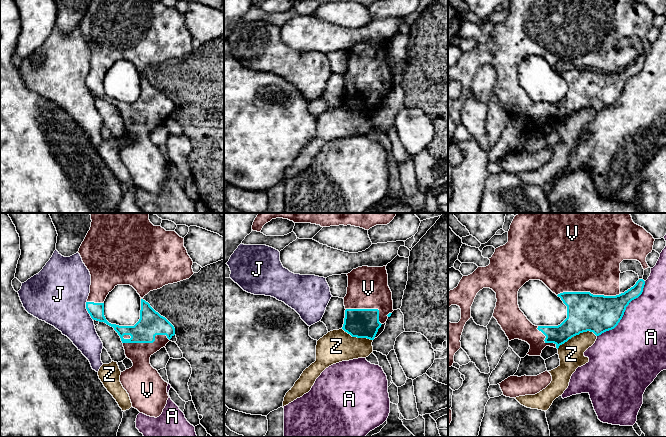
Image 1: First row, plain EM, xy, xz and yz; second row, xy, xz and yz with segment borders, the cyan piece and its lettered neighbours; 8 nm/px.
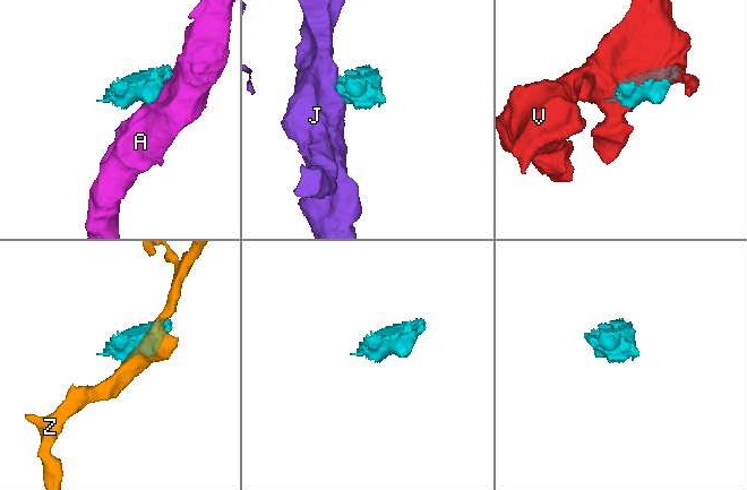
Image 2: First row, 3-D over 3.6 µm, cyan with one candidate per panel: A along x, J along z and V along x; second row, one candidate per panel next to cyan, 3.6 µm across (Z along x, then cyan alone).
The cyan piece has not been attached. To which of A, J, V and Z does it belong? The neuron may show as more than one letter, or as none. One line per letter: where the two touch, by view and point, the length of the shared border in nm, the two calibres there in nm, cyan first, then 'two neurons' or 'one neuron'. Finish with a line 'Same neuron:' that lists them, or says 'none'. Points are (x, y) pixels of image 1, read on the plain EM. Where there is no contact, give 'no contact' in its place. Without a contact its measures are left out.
A: meets cyan in yz at (624, 87); contact 600 nm long; 300 nm thick on the cyan side, 420 nm on the other; two neurons
J: meets cyan in xy at (87, 86); contact 160 nm long; 130 nm thick on the cyan side, 440 nm on the other; two neurons
V: meets cyan in yz at (589, 68); contact 500 nm long; 300 nm thick on the cyan side, 500 nm on the other; one neuron
Z: meets cyan in yz at (576, 110); contact 340 nm long; 300 nm thick on the cyan side, 200 nm on the other; two neurons
Same neuron: V

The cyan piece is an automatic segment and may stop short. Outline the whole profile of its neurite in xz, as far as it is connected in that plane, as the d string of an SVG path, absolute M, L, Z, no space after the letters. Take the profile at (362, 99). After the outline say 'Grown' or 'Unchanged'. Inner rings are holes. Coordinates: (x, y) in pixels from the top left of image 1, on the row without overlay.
M386 42L358 43L347 52L342 105L352 113L374 116L378 105L394 87Z. Grown

